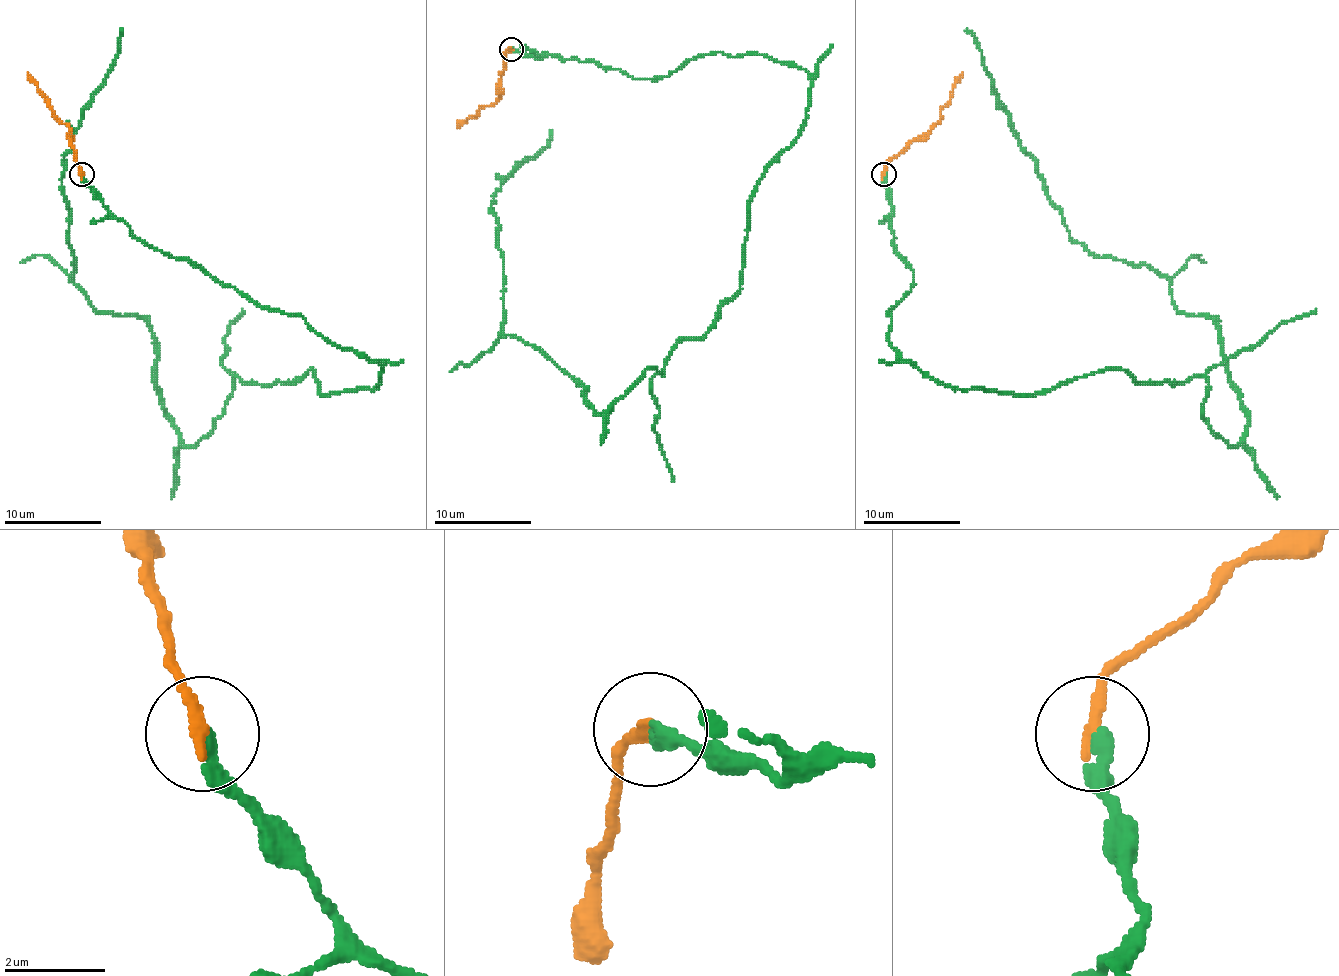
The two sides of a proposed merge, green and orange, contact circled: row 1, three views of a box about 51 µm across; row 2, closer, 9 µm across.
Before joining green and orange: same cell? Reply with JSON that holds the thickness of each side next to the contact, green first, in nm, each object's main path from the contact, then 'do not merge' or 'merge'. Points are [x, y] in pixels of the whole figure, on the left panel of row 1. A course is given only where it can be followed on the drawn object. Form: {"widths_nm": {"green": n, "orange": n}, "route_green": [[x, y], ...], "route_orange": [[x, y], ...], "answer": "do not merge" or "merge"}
{"widths_nm": {"green": 280, "orange": 260}, "route_green": [[81, 174], [152, 248], [381, 379], [235, 377], [186, 445], [152, 328], [74, 282], [64, 155], [122, 31]], "route_orange": [[81, 174], [71, 131], [27, 72]], "answer": "merge"}

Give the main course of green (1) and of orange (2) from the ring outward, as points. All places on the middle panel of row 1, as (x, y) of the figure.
1: (511, 49), (811, 79), (740, 289), (596, 413), (503, 335), (493, 196), (552, 130)
2: (511, 49), (506, 54), (501, 96), (457, 128)

